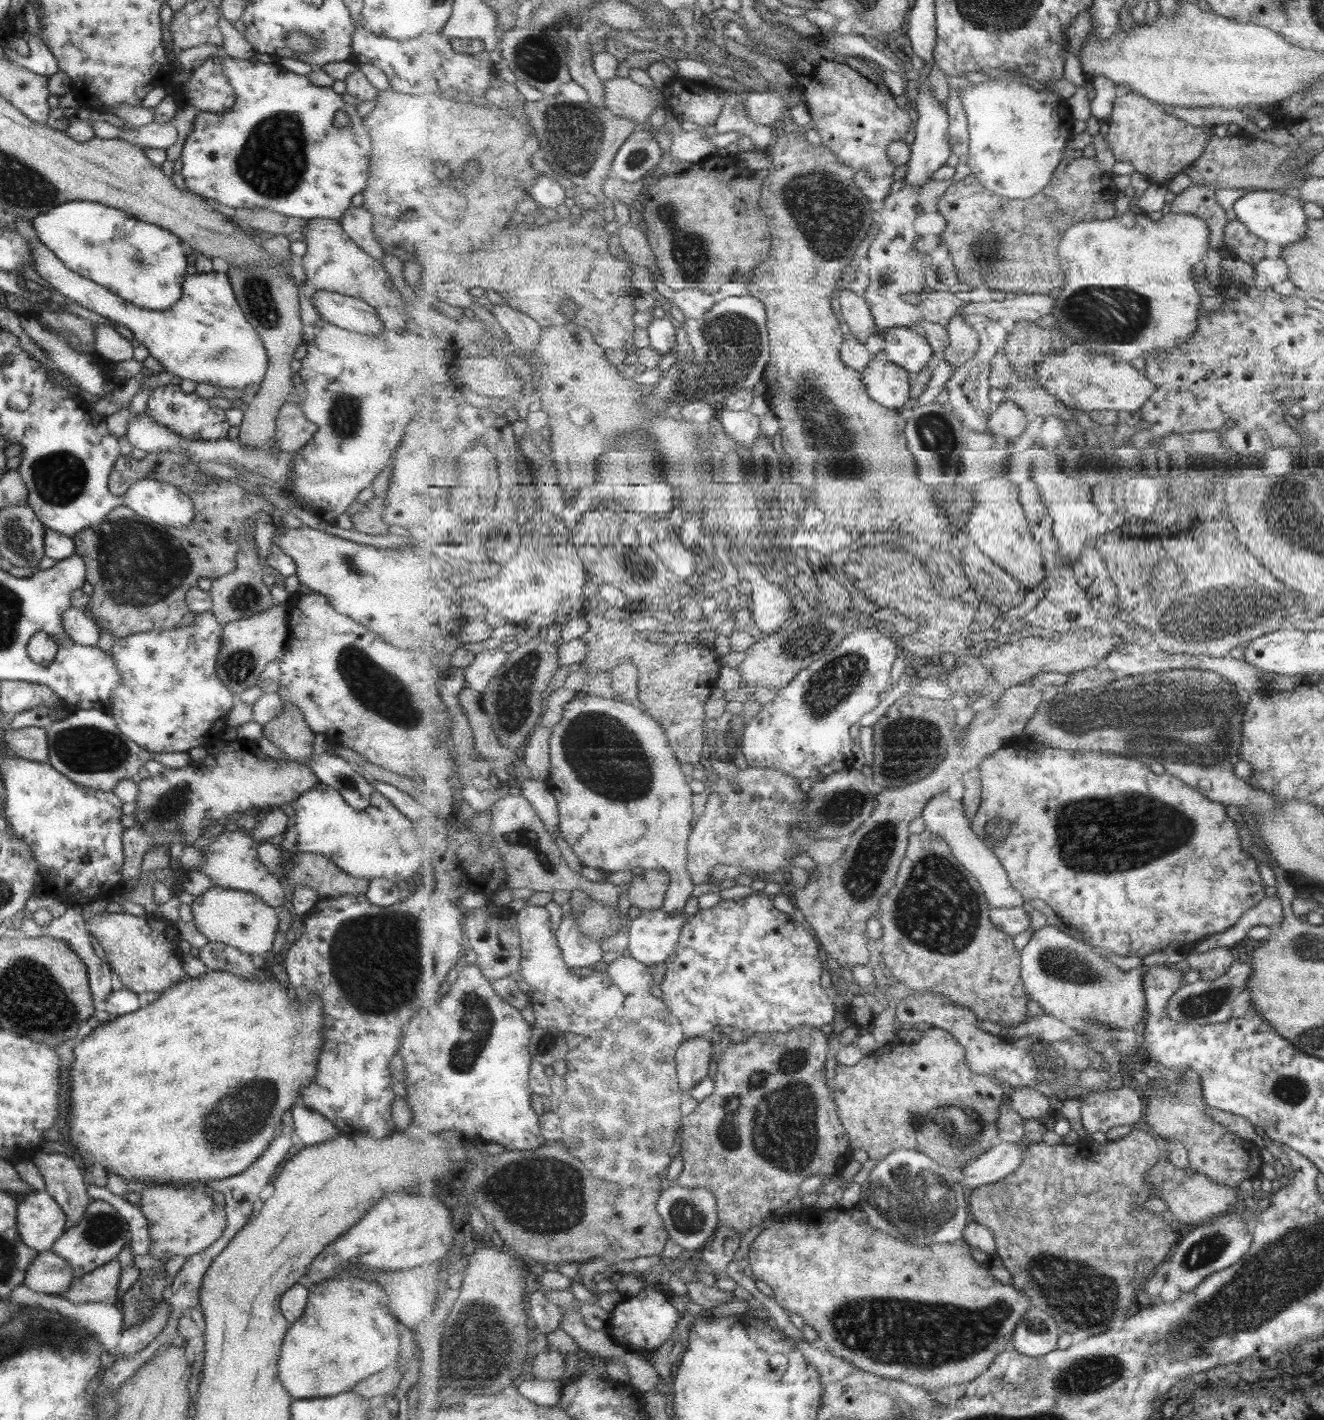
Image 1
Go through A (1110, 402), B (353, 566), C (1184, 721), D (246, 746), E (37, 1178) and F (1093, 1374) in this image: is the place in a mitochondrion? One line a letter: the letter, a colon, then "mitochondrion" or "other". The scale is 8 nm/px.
A: other
B: mitochondrion
C: mitochondrion
D: other
E: other
F: mitochondrion

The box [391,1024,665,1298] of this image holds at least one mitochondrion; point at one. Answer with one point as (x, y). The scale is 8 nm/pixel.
(540, 1195)

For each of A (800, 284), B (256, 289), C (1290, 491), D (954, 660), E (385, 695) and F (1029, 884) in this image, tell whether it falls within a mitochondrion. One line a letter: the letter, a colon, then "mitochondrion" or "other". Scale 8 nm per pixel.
A: other
B: mitochondrion
C: mitochondrion
D: other
E: mitochondrion
F: other

